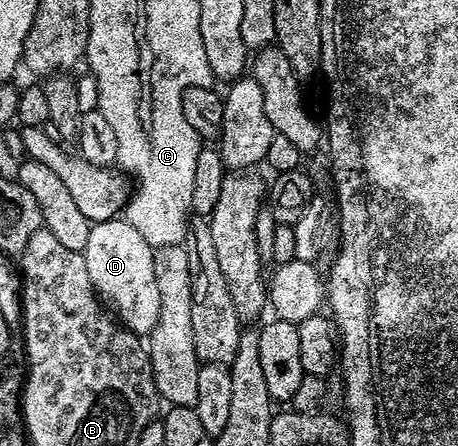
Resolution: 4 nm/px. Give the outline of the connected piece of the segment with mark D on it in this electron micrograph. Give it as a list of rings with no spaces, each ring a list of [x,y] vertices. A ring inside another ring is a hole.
[[[125,219],[96,221],[90,226],[90,230],[88,231],[88,247],[81,255],[84,260],[86,260],[86,266],[88,267],[88,279],[92,279],[94,292],[98,294],[99,298],[101,298],[107,306],[109,306],[112,310],[113,316],[117,318],[117,320],[121,322],[125,328],[129,329],[131,333],[149,335],[149,333],[151,333],[151,331],[156,327],[156,319],[160,319],[160,291],[156,288],[156,271],[152,268],[152,263],[154,262],[154,249],[150,244],[148,244],[148,242],[146,242],[144,235],[140,235],[140,231],[136,231],[136,227],[132,227],[132,223],[128,223]]]

